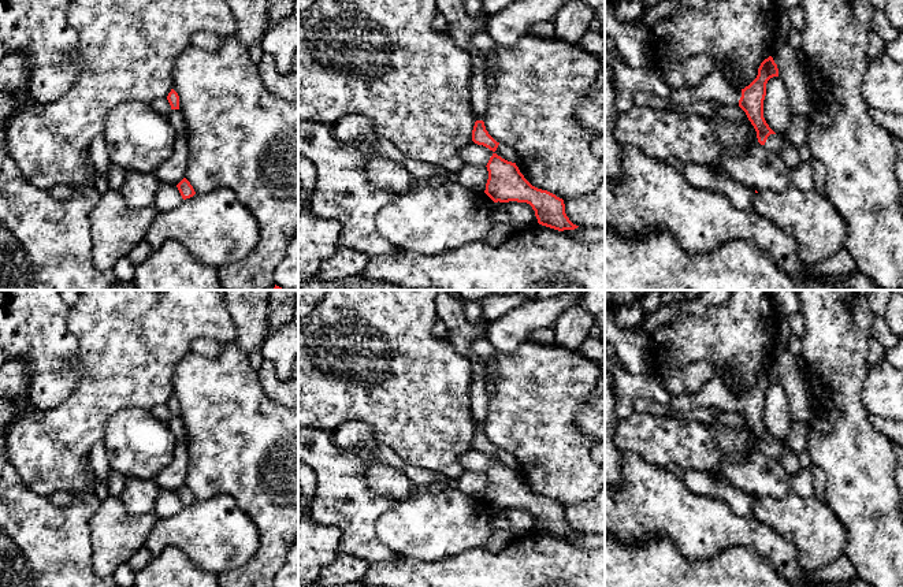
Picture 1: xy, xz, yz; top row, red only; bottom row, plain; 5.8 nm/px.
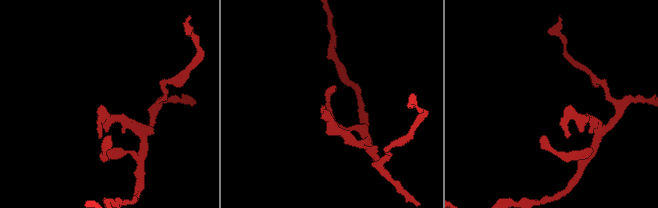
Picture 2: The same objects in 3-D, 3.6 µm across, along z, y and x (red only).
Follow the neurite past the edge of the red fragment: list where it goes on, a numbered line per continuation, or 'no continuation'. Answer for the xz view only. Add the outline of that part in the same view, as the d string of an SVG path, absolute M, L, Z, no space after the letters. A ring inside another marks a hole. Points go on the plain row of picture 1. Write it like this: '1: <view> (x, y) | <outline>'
1: xz (461, 333) | M439 290L435 302L438 319L446 324L454 350L467 357L472 364L471 412L476 427L483 427L488 410L488 395L486 393L487 371L484 361L472 350L472 345L480 334L486 334L487 323L476 324L468 322L464 315L462 301L452 297L447 290Z

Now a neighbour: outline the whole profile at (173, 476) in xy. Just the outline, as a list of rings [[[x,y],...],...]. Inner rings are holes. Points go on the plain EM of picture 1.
[[[186,441],[176,442],[170,464],[155,478],[160,490],[178,491],[186,480],[189,452]]]

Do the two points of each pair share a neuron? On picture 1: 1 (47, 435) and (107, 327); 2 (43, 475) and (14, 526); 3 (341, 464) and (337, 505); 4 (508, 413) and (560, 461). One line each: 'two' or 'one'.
1: one
2: two
3: one
4: one

